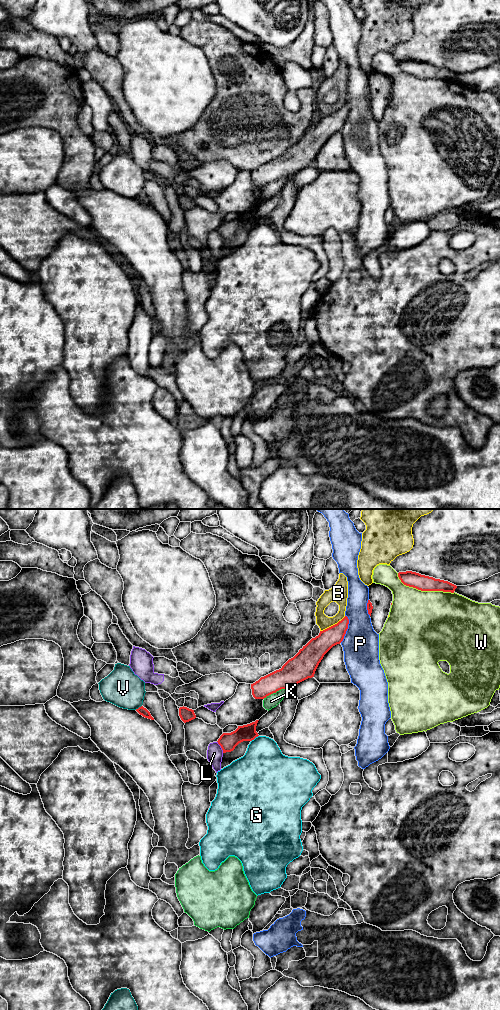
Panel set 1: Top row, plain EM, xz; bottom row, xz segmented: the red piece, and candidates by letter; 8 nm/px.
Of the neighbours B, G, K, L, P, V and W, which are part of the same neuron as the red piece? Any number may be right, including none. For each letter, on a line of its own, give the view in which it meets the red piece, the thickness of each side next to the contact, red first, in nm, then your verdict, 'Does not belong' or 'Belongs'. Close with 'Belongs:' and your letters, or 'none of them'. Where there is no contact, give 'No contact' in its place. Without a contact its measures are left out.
B: Touches red in xz. Thickness 170 nm (red) against 130 nm. Does not belong
G: Touches red in xz. Thickness 140 nm (red) against 360 nm. Does not belong
K: Touches red in xz. Thickness 200 nm (red) against 110 nm. Does not belong
L: Touches red in xz. Thickness 140 nm (red) against 130 nm. Does not belong
P: Touches red in xz. Thickness 160 nm (red) against 280 nm. Does not belong
V: Touches red in xz. Thickness 70 nm (red) against 300 nm. Does not belong
W: Touches red in xz. Thickness 130 nm (red) against 500 nm. Does not belong
Belongs: none of them

